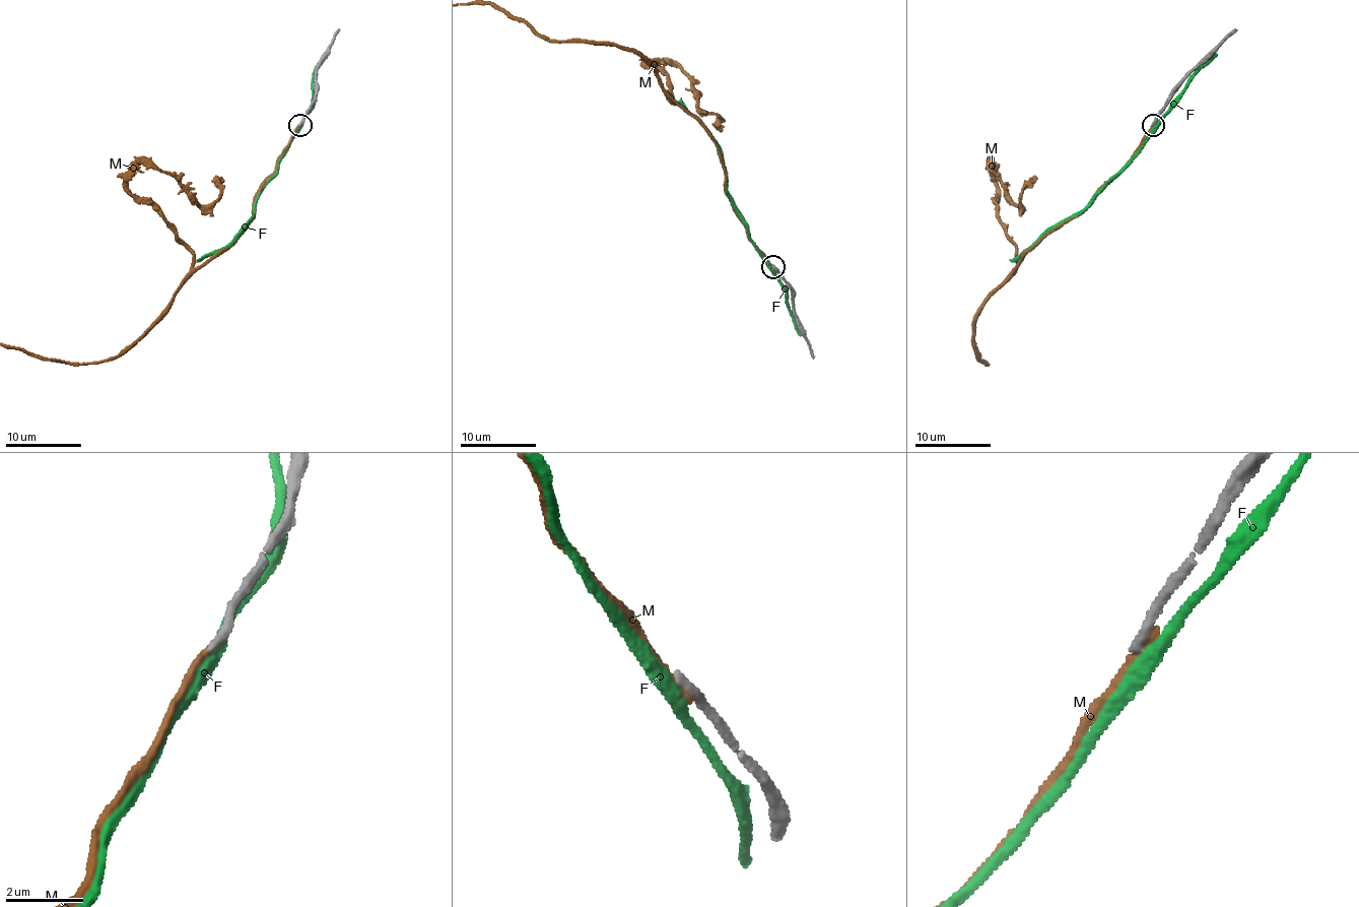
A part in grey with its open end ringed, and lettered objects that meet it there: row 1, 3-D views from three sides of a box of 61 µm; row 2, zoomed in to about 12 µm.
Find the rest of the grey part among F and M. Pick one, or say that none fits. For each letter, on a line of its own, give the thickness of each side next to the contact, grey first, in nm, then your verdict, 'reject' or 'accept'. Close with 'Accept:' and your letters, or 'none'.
F: 240 nm thick on the grey side, 360 nm on the other; reject
M: 260 nm thick on the grey side, 200 nm on the other; reject
Accept: none

